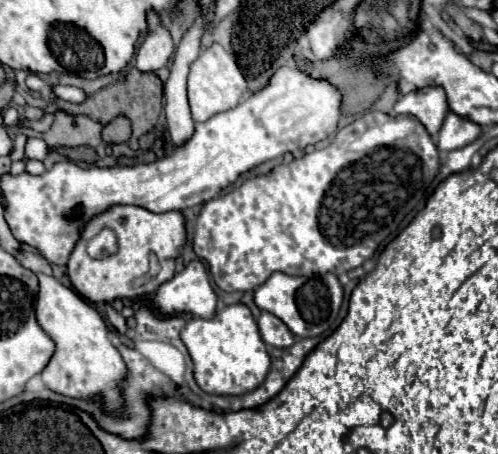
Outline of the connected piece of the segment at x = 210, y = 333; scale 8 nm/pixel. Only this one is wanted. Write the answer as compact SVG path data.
M245 304L219 308L213 318L193 318L185 324L181 340L193 360L195 382L209 394L245 394L261 386L271 360L257 322Z

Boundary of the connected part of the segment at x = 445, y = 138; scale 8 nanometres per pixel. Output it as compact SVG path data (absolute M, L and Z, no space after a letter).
M449 112L445 116L443 128L437 134L437 148L441 152L451 152L451 150L467 146L479 134L481 134L481 126L477 126L477 124L473 124L469 120L463 120L457 114Z

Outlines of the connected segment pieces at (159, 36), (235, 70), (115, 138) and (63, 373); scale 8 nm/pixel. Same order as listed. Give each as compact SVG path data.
M149 10L147 12L147 36L137 50L135 66L143 72L157 72L169 62L173 50L175 50L175 44L169 36L169 30L161 22L161 14L155 10Z
M213 44L207 50L203 50L199 54L199 58L191 64L187 92L189 92L189 106L191 106L193 120L205 122L219 112L235 108L239 104L239 100L243 98L243 94L247 92L247 84L245 84L245 78L237 66L235 56L225 52L219 44Z
M117 116L103 128L103 140L105 142L127 142L131 136L131 120L127 116Z
M39 274L39 294L35 304L35 314L39 326L55 342L55 354L51 356L47 368L43 368L41 378L47 388L53 392L73 396L73 398L91 398L95 394L103 396L103 404L111 410L121 406L119 380L125 376L125 362L115 346L109 342L109 328L101 314L85 302L77 292L63 286L59 280L47 274Z

